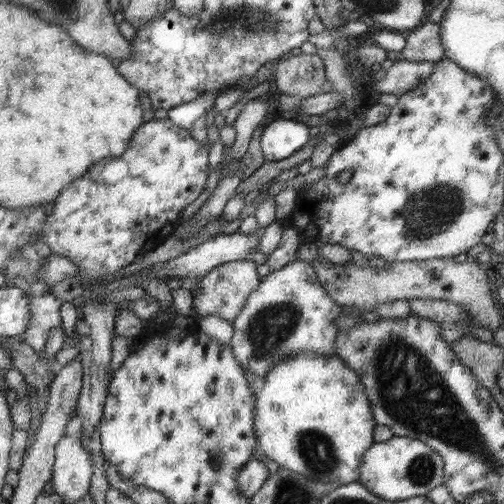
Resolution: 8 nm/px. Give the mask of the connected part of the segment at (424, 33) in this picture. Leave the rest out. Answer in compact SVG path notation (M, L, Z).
M425 20L405 35L406 47L393 55L395 60L410 62L438 62L445 58L439 23Z

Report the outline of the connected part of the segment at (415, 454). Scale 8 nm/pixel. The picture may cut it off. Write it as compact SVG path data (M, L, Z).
M394 435L386 442L375 442L364 454L361 465L359 484L384 500L413 499L415 496L425 496L436 486L444 484L445 461L439 452L430 448L423 440L414 440Z

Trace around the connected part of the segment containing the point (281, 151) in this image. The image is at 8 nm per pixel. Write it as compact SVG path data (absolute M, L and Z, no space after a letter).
M279 119L269 123L260 139L267 162L276 162L292 156L310 140L308 126L296 119Z

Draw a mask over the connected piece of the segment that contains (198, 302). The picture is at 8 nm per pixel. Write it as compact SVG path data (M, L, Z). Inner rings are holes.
M236 260L214 268L209 274L201 278L200 286L192 292L194 314L196 320L210 314L220 315L232 324L242 310L245 310L250 295L258 290L260 276L256 272L256 264L250 260Z

